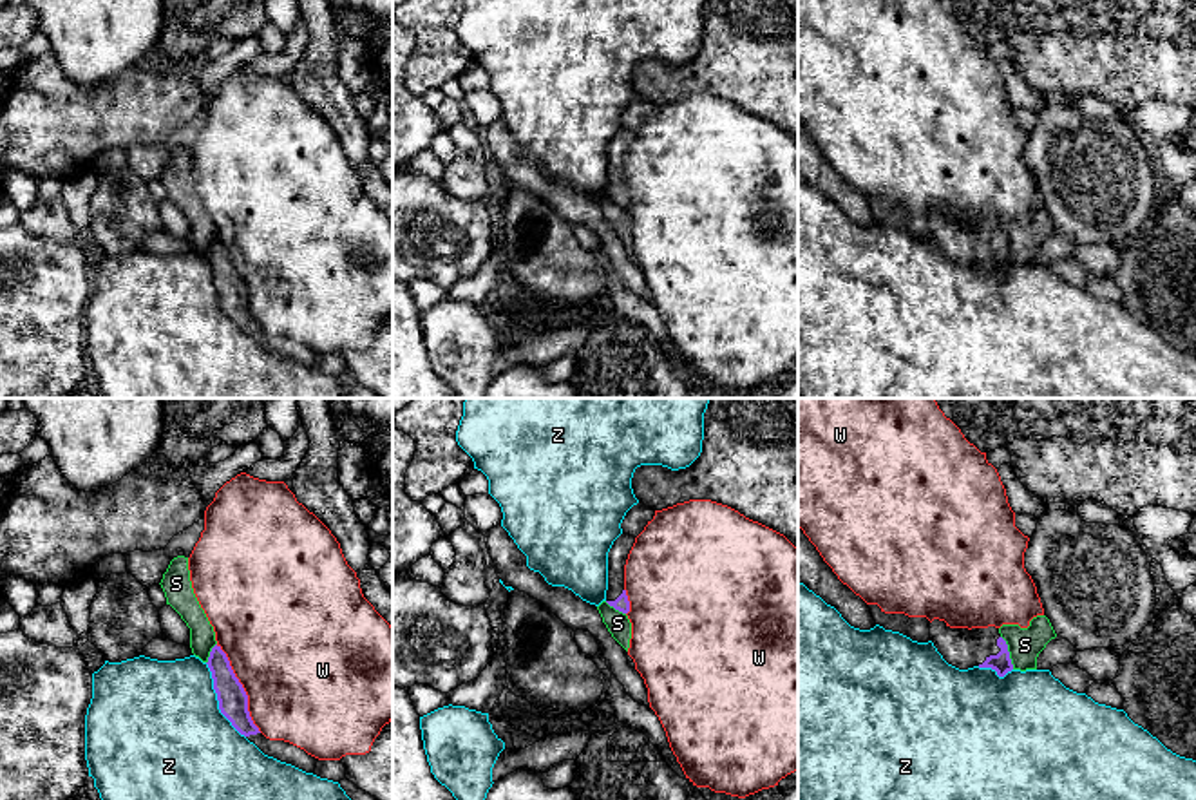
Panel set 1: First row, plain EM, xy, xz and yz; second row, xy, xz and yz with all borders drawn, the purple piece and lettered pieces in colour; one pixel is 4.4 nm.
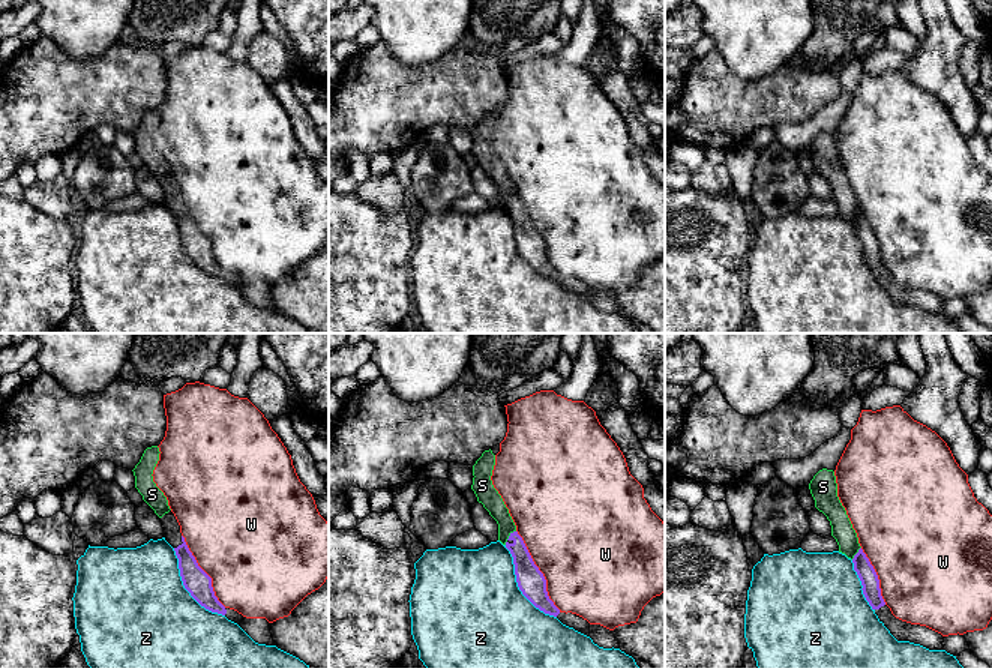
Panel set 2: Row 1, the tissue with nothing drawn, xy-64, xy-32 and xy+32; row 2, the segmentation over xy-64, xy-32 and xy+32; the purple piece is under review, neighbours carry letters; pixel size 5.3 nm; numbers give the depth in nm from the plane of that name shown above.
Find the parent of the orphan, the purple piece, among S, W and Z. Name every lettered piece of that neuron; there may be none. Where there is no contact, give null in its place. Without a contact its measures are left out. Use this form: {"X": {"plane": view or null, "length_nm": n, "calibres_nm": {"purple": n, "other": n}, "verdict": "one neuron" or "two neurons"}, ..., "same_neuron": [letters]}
{"S": {"plane": "yz", "length_nm": 160, "calibres_nm": {"purple": 90, "other": 150}, "verdict": "two neurons"}, "W": {"plane": "xy", "length_nm": 440, "calibres_nm": {"purple": 130, "other": 500}, "verdict": "two neurons"}, "Z": {"plane": "xy", "length_nm": 380, "calibres_nm": {"purple": 130, "other": 480}, "verdict": "two neurons"}, "same_neuron": []}

